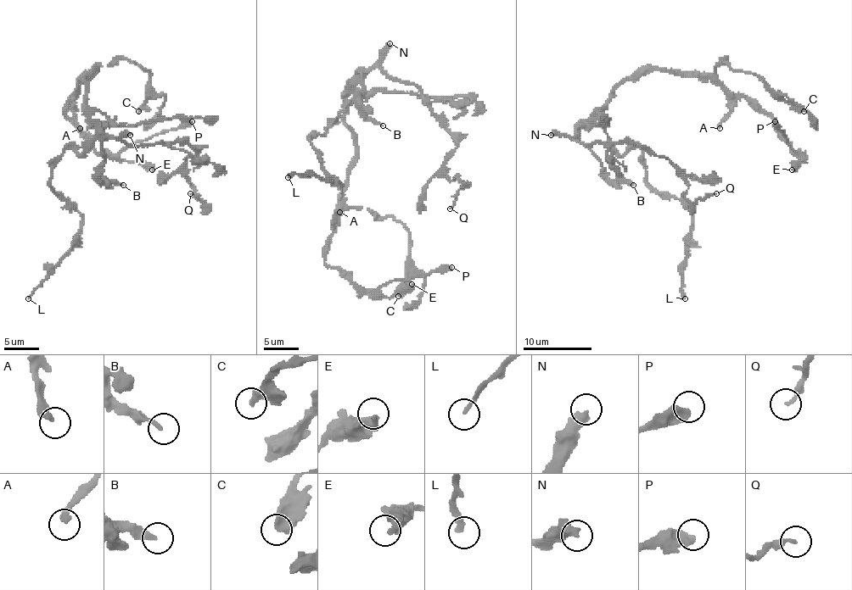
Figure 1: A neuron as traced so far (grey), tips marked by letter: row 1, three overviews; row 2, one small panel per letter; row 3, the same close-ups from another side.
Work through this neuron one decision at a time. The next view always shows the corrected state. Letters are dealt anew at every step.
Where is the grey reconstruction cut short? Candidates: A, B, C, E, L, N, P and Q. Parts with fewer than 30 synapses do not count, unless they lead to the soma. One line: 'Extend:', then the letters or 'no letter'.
Extend: A, L

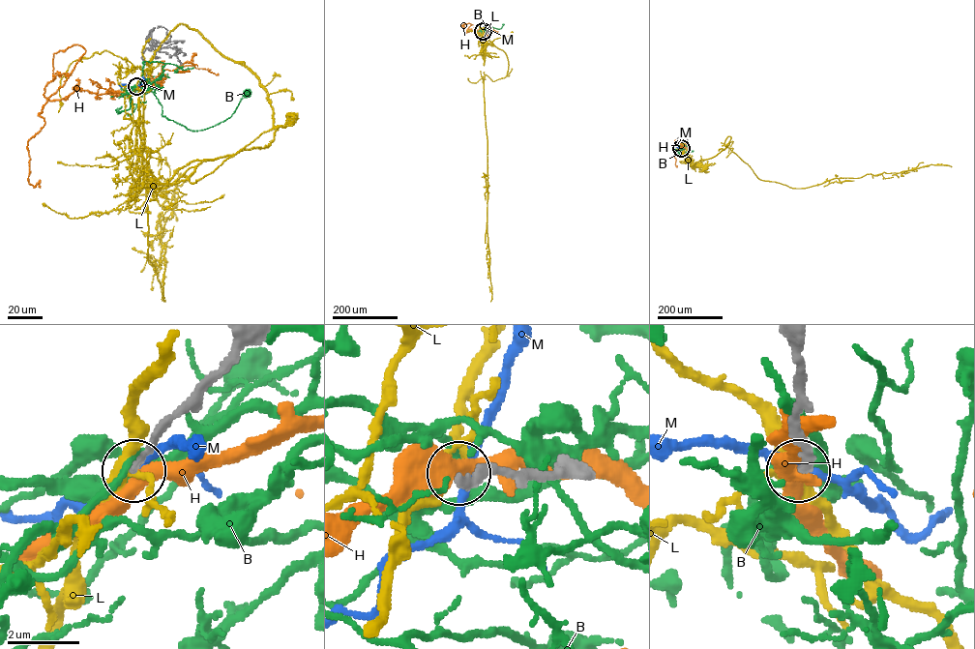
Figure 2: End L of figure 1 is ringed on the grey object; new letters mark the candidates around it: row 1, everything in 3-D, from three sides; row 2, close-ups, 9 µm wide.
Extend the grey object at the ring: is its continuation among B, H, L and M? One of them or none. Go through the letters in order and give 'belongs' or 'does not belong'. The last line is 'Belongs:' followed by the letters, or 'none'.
B: does not belong
H: does not belong
L: does not belong
M: does not belong
Belongs: none

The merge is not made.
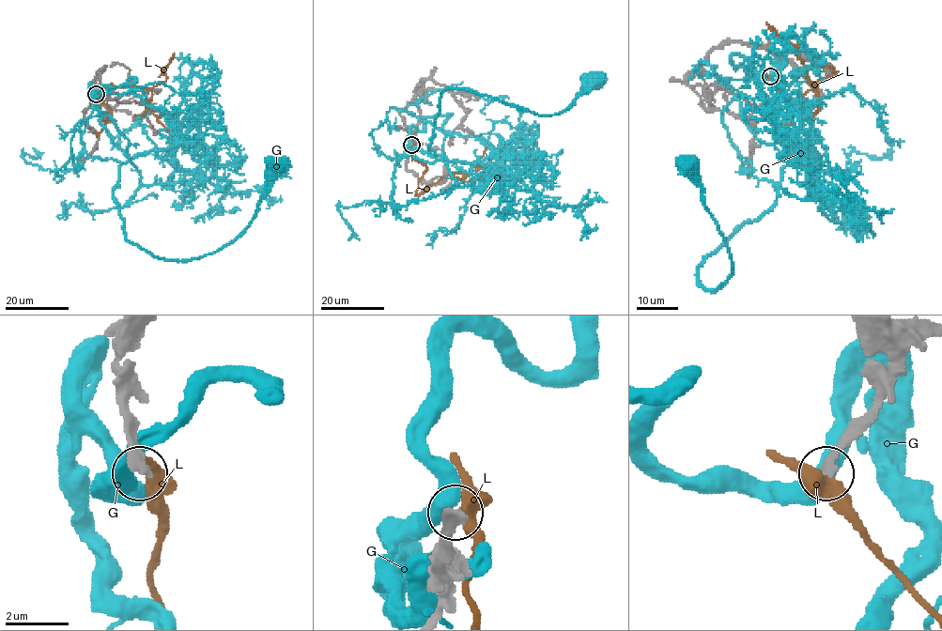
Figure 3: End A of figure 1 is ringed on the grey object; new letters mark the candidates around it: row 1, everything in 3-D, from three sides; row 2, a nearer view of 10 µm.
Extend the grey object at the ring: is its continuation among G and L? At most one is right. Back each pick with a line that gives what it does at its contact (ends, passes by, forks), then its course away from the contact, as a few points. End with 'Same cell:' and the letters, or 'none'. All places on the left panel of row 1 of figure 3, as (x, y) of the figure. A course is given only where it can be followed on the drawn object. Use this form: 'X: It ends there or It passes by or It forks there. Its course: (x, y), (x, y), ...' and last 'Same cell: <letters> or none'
Same cell: none

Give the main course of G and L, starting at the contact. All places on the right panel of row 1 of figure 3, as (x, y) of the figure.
G: (771, 75), (783, 84), (774, 111), (789, 163), (776, 202), (697, 269), (714, 290), (732, 256), (690, 165)
L: (771, 77), (794, 112), (802, 95), (833, 70), (812, 65), (806, 68), (793, 44), (766, 23)

